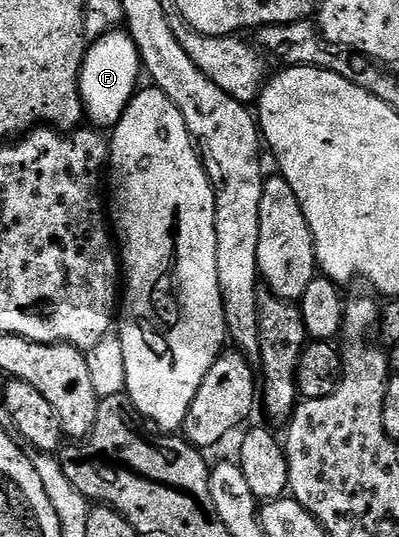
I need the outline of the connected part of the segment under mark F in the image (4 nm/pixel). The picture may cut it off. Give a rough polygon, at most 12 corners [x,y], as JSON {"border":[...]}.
{"border":[[129,31],[86,48],[85,118],[113,129],[143,71]]}

